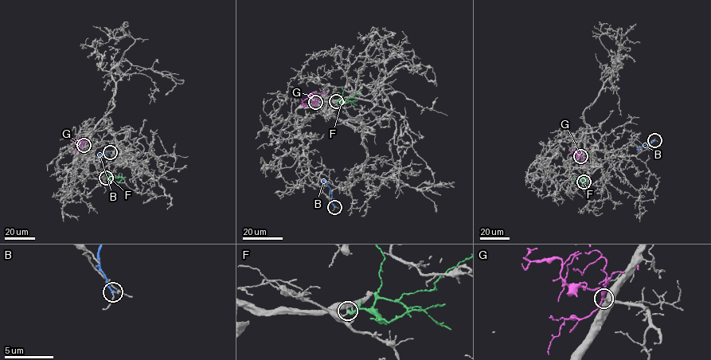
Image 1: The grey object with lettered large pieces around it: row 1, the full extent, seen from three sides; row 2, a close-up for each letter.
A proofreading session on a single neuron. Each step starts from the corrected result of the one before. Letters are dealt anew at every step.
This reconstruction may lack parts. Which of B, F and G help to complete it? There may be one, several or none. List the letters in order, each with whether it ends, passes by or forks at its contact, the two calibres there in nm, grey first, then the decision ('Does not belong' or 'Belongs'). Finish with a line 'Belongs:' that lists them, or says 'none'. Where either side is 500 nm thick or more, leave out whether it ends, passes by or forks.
B: It ends there. Thickness 110 nm (grey) against 200 nm. Does not belong
F: It ends there. Thickness 150 nm (grey) against 200 nm. Does not belong
G: It passes by. Thickness 180 nm (grey) against 200 nm. Does not belong
Belongs: none

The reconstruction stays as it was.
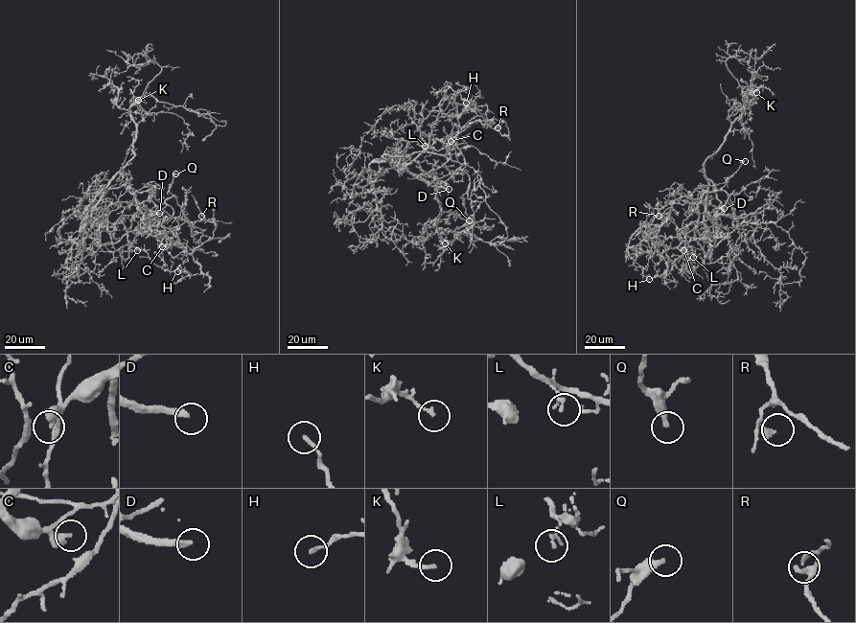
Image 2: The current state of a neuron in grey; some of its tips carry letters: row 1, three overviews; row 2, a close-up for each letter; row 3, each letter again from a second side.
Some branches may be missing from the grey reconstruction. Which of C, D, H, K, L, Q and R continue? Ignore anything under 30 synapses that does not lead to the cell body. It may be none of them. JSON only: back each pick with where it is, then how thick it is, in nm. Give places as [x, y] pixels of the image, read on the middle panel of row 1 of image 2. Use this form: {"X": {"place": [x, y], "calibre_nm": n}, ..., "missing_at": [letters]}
{"C": {"place": [451, 141], "calibre_nm": 280}, "D": {"place": [449, 189], "calibre_nm": 280}, "missing_at": ["C", "D"]}

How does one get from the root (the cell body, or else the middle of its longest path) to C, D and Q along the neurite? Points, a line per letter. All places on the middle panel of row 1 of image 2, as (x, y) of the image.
C: (379, 160), (386, 160), (384, 154), (407, 156), (418, 151), (451, 159), (456, 136), (451, 141)
D: (379, 160), (395, 163), (431, 186), (449, 189)
Q: (379, 160), (430, 151), (466, 164), (459, 169), (469, 176), (462, 196), (469, 220)

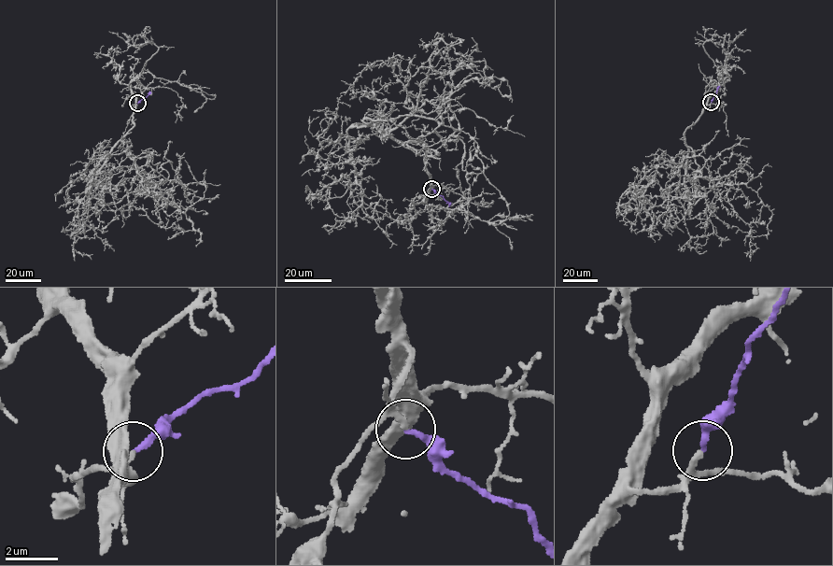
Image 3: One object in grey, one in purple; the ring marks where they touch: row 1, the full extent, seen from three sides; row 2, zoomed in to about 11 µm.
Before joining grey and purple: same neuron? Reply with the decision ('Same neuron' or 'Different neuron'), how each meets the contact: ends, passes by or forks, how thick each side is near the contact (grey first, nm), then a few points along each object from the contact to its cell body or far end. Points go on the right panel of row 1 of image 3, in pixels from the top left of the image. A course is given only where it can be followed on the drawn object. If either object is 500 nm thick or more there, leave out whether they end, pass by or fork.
Same neuron. At the ring grey passes by. At the ring purple ends. Thickness 150 nm (grey) against 200 nm. Course of grey: (711, 102), (684, 134), (689, 213), (676, 196), (686, 157), (706, 159), (698, 176), (737, 168), (748, 176). Course of purple: (711, 102), (720, 86)

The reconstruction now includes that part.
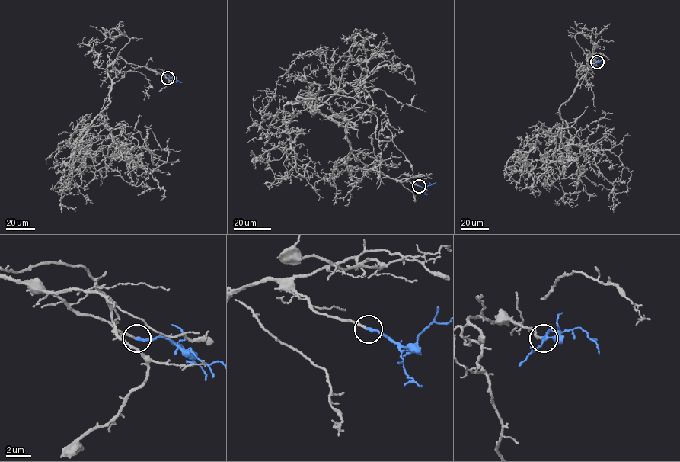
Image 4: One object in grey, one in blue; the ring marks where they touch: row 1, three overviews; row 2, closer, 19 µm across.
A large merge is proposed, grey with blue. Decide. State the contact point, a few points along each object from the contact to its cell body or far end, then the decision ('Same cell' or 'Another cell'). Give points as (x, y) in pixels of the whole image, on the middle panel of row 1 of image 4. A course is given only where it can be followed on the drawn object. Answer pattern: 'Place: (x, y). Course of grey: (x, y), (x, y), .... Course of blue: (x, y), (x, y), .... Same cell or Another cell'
Place: (419, 186). Course of grey: (419, 185), (349, 166), (348, 120), (288, 101), (374, 106), (375, 137), (386, 126), (410, 164), (399, 181). Course of blue: (419, 186), (426, 188), (436, 182). Same cell

